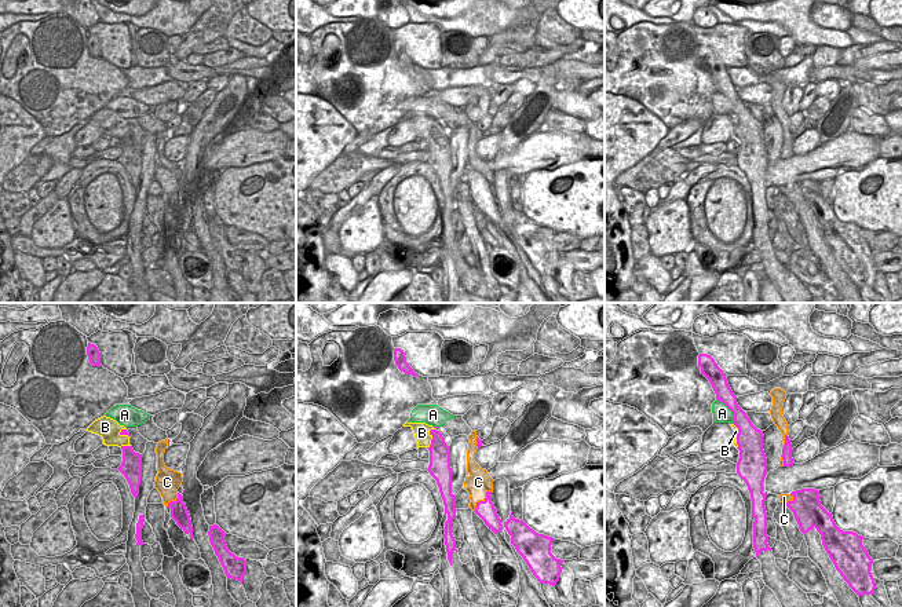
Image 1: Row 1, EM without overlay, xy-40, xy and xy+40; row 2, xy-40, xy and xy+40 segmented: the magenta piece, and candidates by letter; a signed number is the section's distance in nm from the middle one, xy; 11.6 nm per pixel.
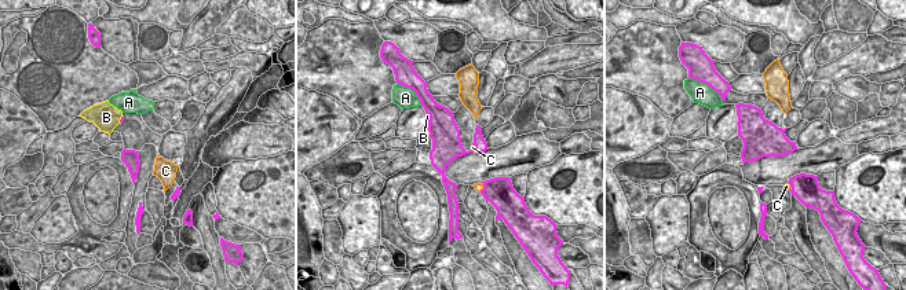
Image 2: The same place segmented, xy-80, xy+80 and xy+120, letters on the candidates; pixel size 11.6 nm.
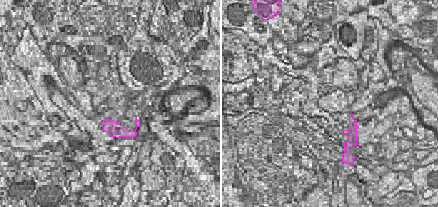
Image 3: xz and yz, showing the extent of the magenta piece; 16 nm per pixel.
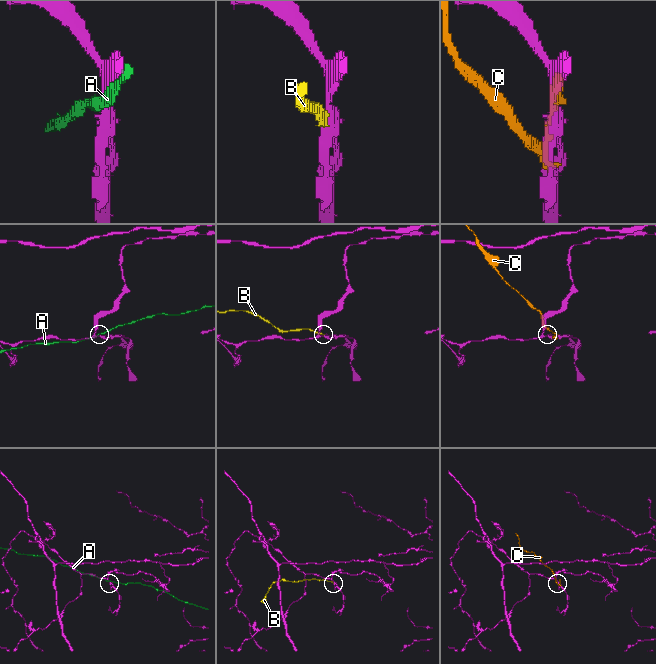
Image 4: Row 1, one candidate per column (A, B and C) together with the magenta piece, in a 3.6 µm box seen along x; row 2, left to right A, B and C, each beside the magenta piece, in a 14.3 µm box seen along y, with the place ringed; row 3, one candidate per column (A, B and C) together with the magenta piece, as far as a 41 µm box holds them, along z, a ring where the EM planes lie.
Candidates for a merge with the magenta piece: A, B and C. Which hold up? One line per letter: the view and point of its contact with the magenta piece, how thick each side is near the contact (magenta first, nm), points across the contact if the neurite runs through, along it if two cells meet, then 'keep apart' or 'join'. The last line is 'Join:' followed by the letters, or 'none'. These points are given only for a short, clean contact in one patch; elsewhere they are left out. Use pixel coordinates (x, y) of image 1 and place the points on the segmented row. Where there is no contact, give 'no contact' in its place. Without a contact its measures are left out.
A: contact xy+40 (730, 409); calibres 190 and 200 nm; keep apart
B: contact xy (433, 438); calibres 260 and 190 nm; border xy (434, 427), (430, 431), (431, 443), (427, 448); keep apart
C: contact xy (481, 501); calibres 220 and 280 nm; keep apart
Join: none

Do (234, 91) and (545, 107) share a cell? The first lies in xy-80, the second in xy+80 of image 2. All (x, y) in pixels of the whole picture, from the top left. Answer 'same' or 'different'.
different

